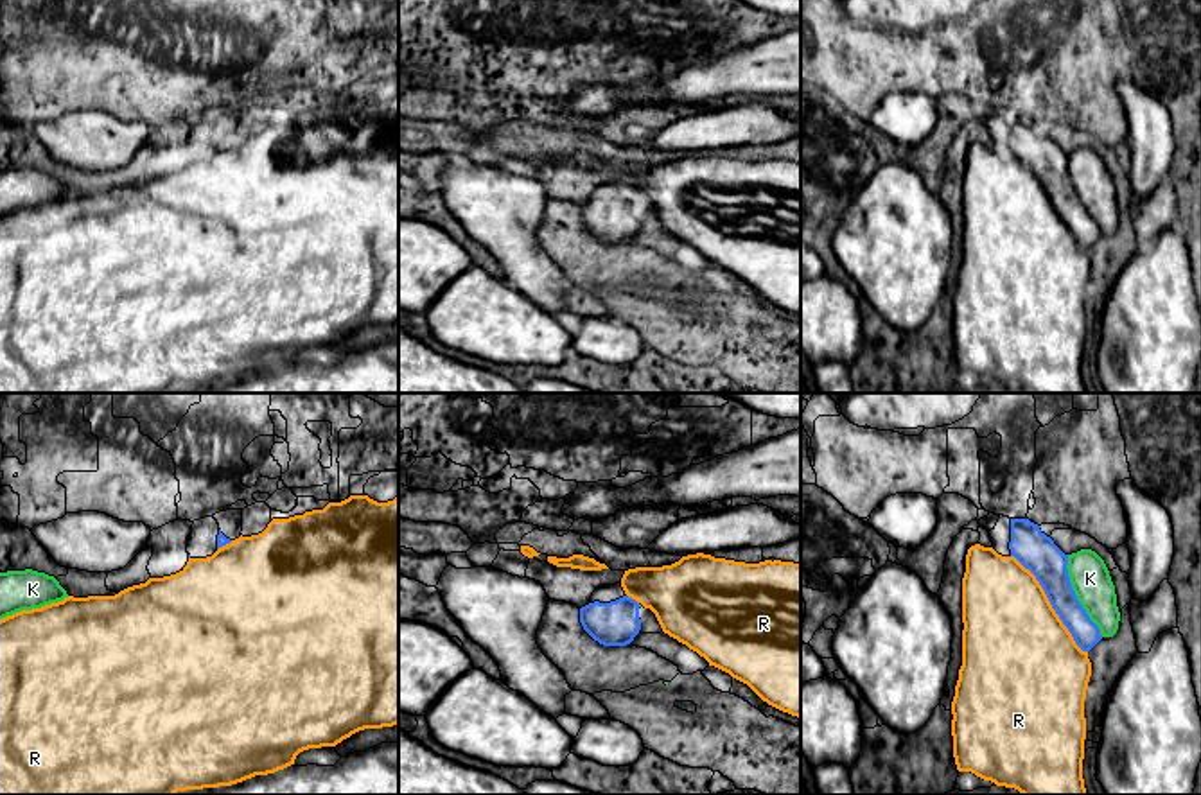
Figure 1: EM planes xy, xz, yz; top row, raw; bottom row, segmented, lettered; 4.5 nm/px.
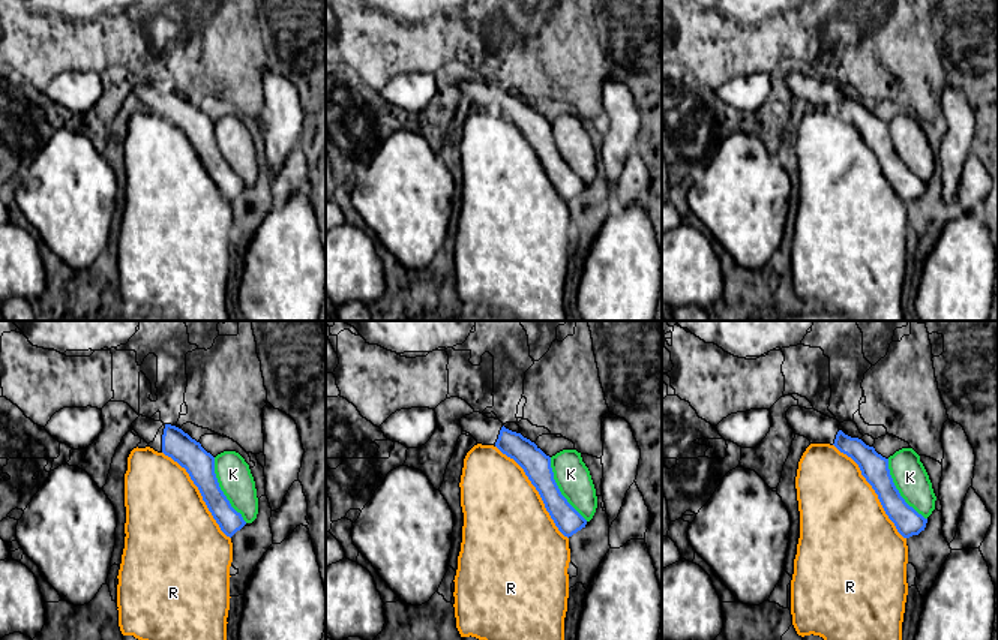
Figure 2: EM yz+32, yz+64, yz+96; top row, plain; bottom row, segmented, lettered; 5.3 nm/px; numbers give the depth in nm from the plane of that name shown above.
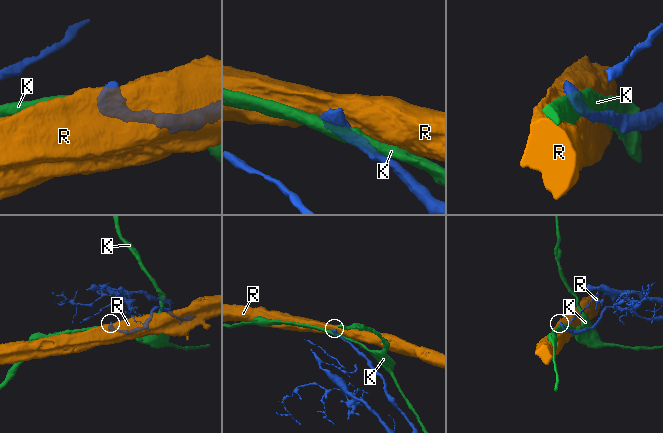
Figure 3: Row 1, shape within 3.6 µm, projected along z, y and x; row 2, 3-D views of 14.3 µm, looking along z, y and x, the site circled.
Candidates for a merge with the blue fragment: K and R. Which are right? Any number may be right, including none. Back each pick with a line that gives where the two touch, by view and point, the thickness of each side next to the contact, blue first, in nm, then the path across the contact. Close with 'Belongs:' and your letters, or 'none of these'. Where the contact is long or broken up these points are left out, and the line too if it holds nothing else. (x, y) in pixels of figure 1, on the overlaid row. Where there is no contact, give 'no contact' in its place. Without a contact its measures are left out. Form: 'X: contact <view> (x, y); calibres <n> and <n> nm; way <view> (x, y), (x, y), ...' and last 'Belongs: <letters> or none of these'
Belongs: none of these

